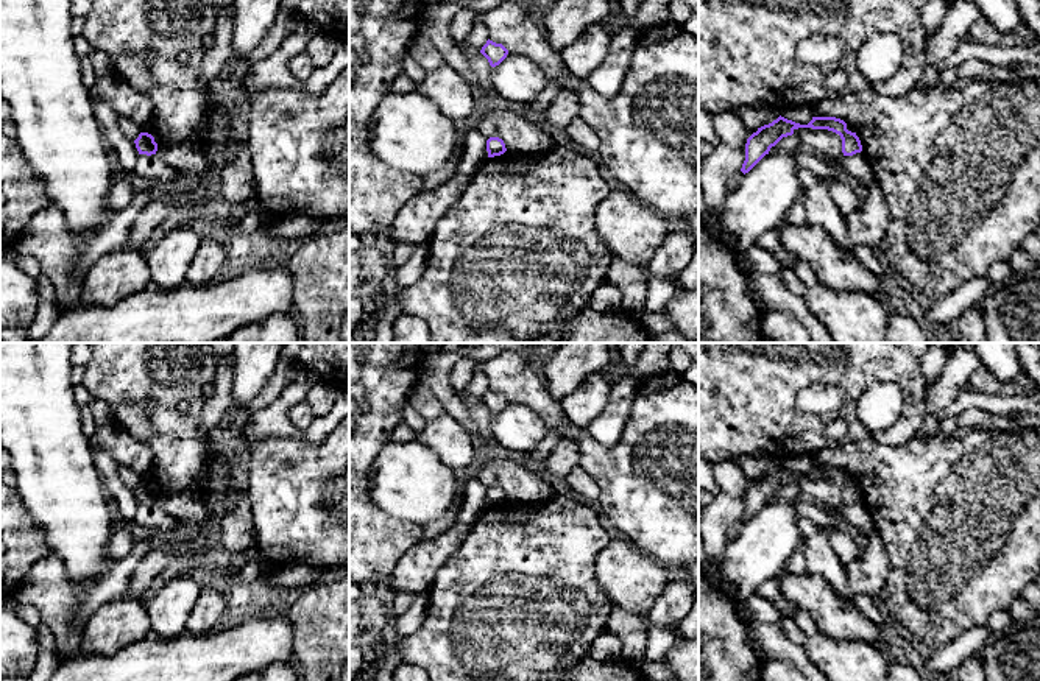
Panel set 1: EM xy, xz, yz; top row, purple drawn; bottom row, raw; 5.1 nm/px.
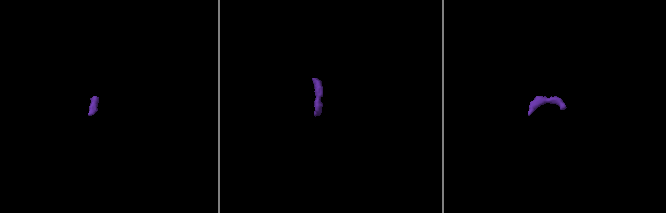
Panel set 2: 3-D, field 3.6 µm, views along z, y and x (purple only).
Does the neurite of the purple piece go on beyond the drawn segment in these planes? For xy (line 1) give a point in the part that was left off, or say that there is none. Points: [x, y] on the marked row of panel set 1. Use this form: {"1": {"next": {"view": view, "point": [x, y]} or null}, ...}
{"1": {"next": {"view": "xy", "point": [153, 170]}}}

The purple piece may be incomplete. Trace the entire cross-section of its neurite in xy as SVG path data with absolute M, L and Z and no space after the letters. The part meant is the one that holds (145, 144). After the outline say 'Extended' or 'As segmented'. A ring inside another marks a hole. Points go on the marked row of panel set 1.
M140 132L134 143L139 159L133 171L143 179L147 187L159 193L164 184L176 178L178 171L156 154L157 143L151 134Z. Extended

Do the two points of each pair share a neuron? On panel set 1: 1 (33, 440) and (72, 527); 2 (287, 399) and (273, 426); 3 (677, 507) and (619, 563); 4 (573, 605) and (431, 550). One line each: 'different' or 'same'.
1: same
2: same
3: different
4: different

